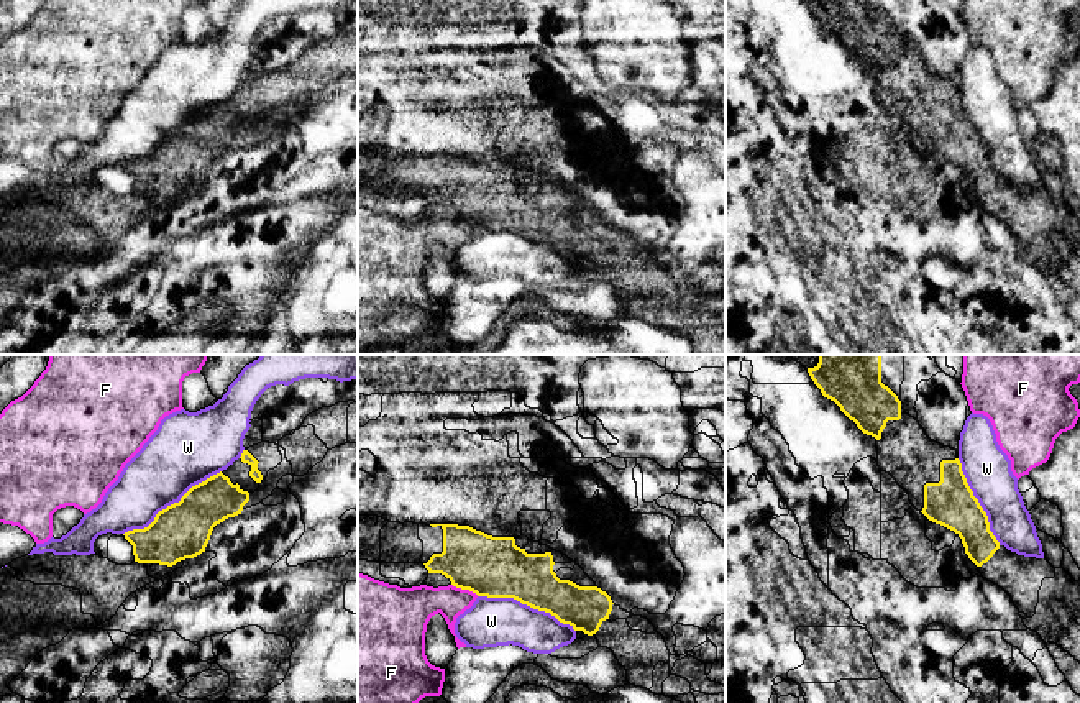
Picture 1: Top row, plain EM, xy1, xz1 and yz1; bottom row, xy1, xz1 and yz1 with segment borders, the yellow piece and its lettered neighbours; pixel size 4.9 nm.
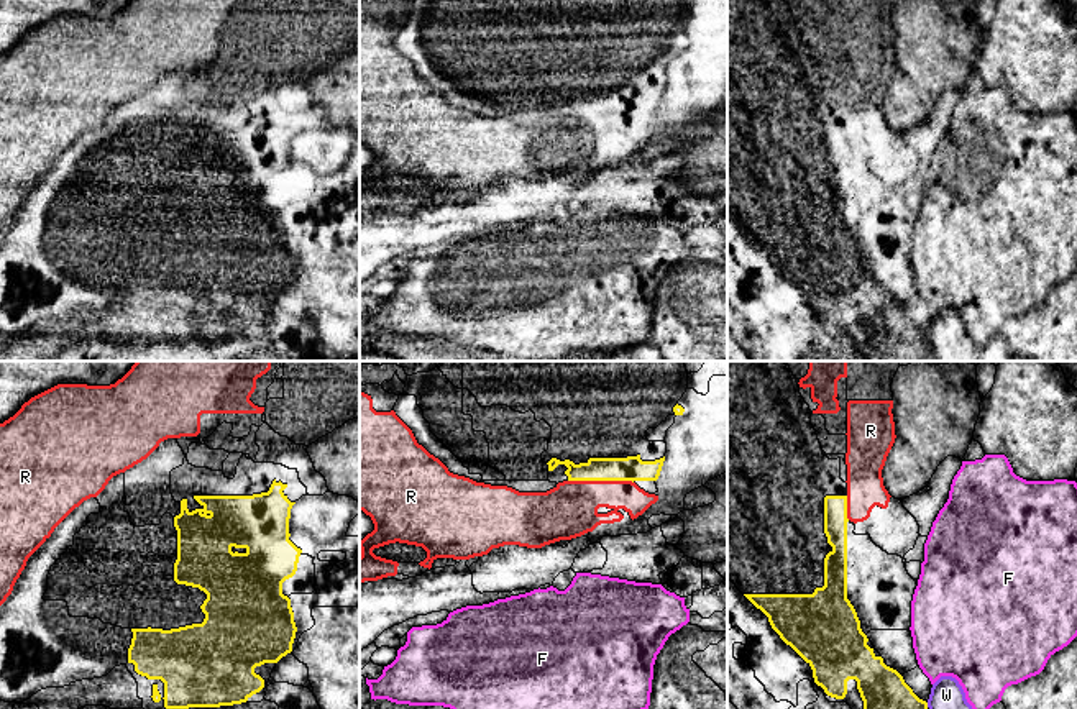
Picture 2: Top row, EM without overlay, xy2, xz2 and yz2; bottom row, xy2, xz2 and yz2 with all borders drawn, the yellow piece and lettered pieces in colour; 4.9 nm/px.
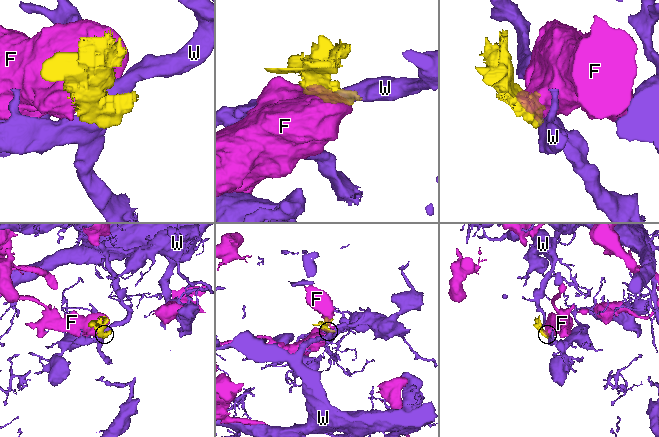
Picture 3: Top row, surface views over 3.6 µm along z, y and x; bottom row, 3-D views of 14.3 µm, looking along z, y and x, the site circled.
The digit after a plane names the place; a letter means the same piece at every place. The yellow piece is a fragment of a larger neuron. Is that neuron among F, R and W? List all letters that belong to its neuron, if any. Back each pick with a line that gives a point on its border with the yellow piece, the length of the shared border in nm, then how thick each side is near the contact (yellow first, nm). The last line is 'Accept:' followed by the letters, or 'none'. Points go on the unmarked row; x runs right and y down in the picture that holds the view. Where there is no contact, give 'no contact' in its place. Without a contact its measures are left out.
R: xz2 (601, 112) | 320 nm | 120/260 nm
Accept: R

